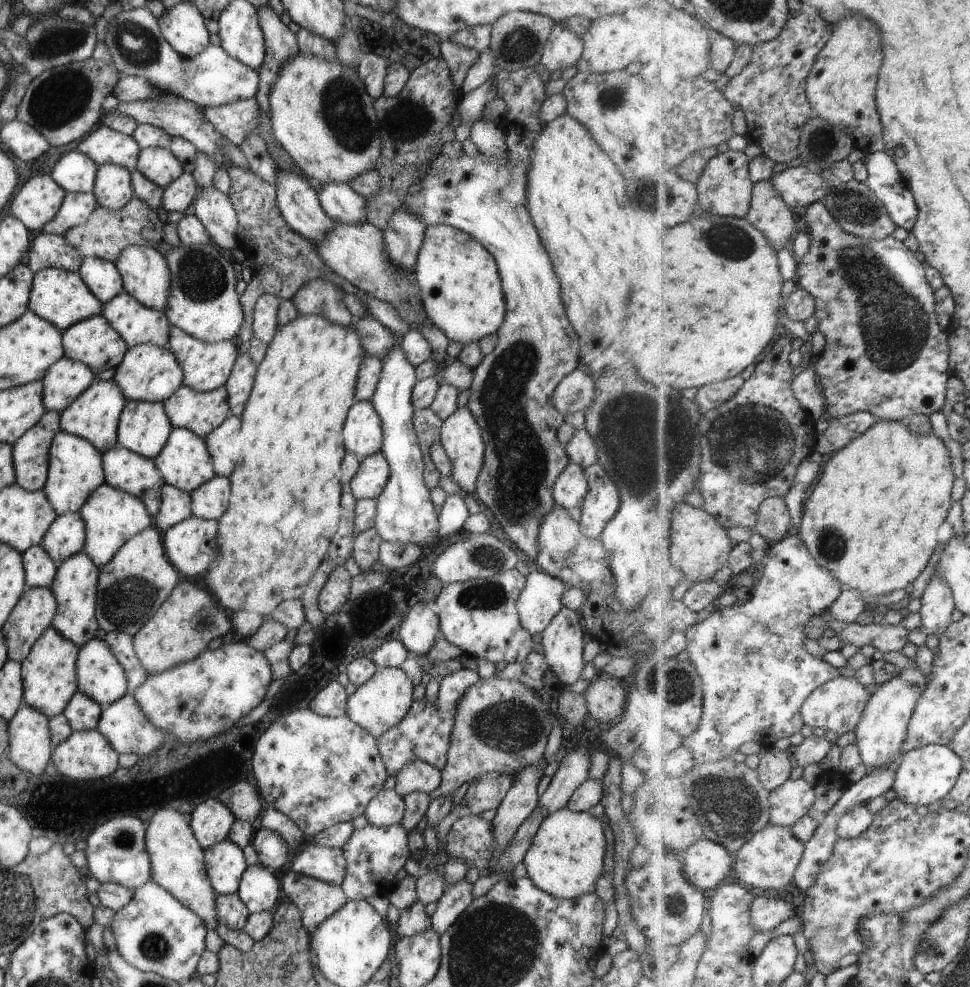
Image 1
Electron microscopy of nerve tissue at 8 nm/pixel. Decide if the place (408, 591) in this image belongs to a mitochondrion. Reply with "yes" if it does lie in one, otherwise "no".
no

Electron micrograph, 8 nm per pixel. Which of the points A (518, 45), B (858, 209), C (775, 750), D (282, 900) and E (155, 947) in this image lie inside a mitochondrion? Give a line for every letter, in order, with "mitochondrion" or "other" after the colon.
A: mitochondrion
B: mitochondrion
C: other
D: other
E: mitochondrion

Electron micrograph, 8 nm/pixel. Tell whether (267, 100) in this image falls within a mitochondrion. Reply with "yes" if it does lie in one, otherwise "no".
no

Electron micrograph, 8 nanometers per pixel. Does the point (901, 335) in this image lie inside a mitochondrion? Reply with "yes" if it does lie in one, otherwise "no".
yes

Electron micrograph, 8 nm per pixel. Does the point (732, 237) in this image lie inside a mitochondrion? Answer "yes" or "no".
yes

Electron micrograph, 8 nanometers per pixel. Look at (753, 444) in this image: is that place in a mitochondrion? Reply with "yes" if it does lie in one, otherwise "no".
yes

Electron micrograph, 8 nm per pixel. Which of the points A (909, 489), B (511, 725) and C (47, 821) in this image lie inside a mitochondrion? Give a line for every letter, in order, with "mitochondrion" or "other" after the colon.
A: other
B: mitochondrion
C: other

